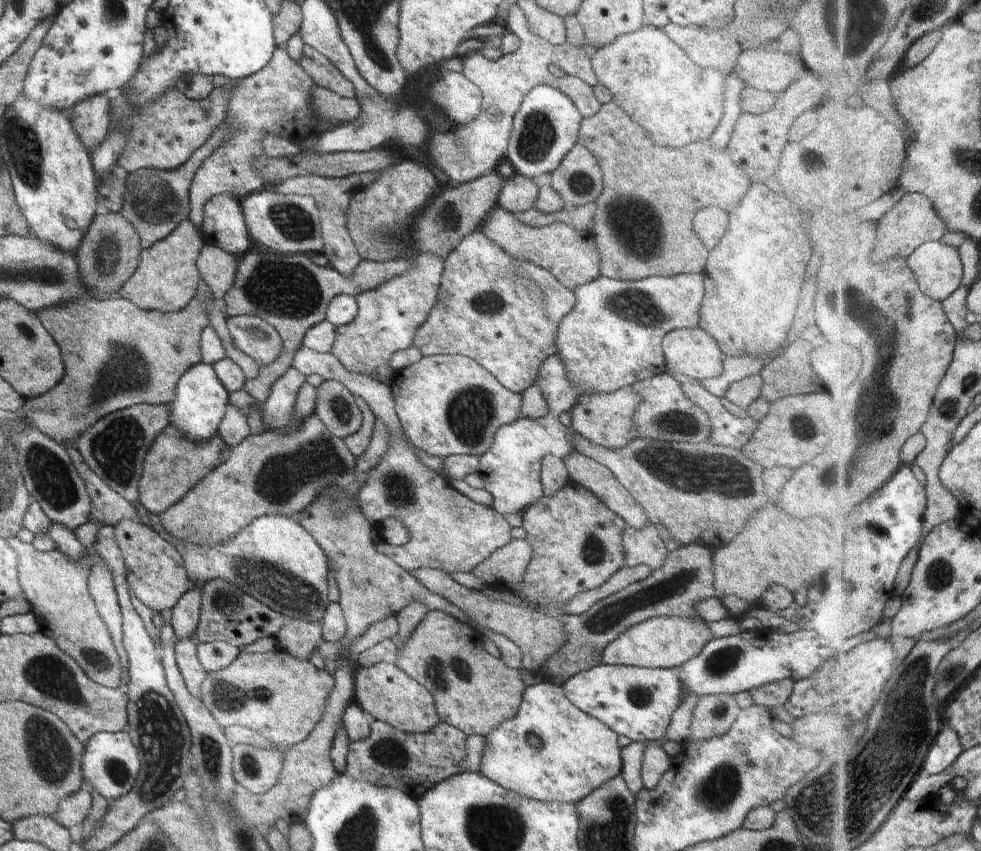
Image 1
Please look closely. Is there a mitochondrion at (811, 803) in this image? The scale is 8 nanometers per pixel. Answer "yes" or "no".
yes

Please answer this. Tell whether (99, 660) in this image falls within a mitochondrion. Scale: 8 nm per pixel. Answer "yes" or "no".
yes

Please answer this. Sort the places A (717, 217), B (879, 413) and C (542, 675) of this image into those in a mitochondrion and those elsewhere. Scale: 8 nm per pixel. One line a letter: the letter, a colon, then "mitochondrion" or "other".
A: other
B: mitochondrion
C: other

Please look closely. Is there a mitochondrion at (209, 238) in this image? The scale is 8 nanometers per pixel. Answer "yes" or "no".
no

